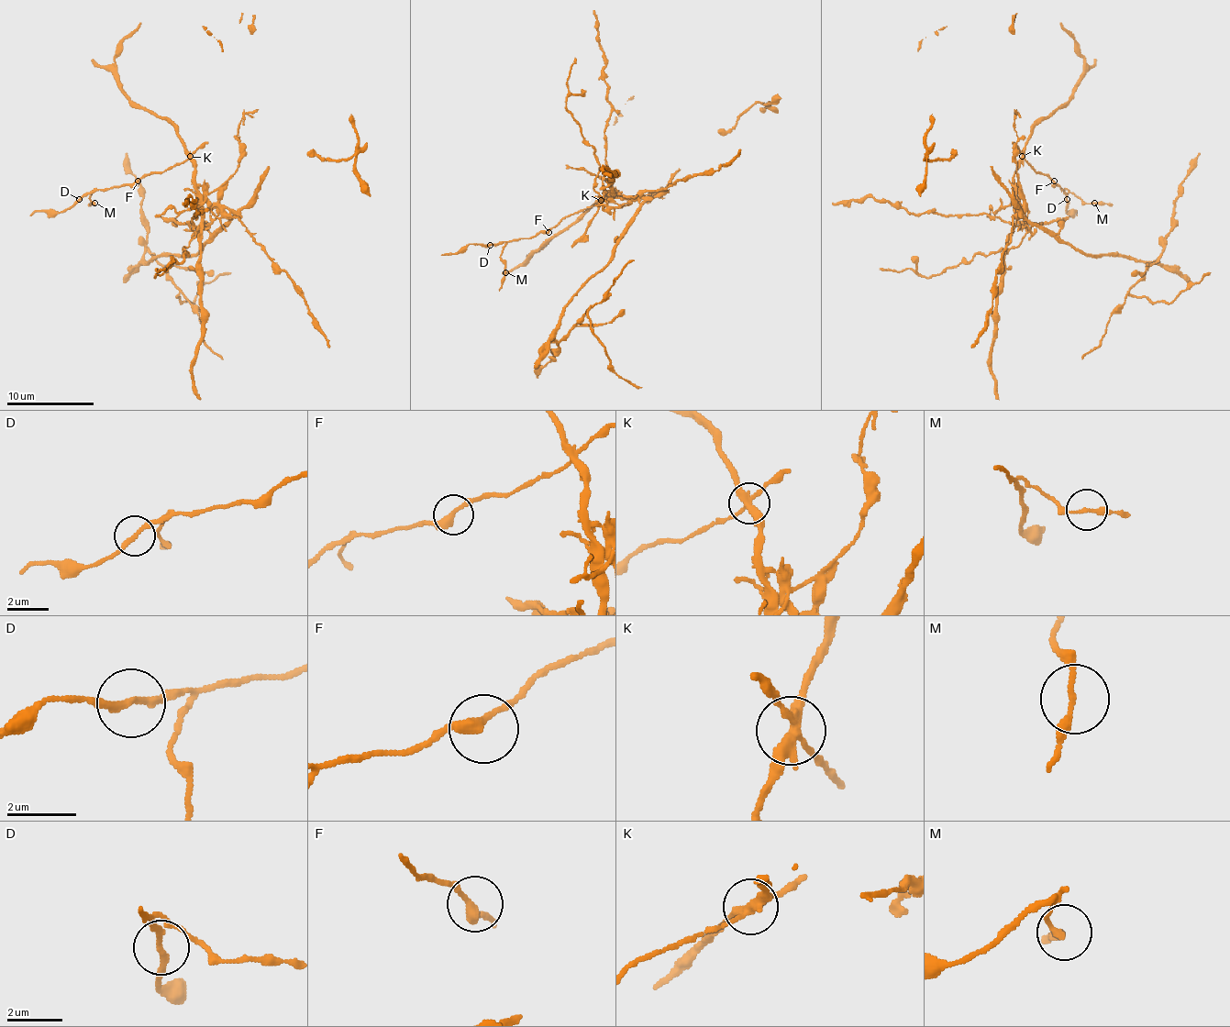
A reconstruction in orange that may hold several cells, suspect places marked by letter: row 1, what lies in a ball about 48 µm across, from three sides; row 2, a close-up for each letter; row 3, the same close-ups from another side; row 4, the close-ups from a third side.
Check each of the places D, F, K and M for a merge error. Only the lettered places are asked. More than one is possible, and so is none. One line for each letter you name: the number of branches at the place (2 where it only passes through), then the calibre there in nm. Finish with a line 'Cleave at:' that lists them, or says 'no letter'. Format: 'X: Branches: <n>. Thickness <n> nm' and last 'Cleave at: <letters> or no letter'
D: Branches: 2. Thickness 200 nm
K: Branches: 4. Thickness 320 nm
Cleave at: D, K

